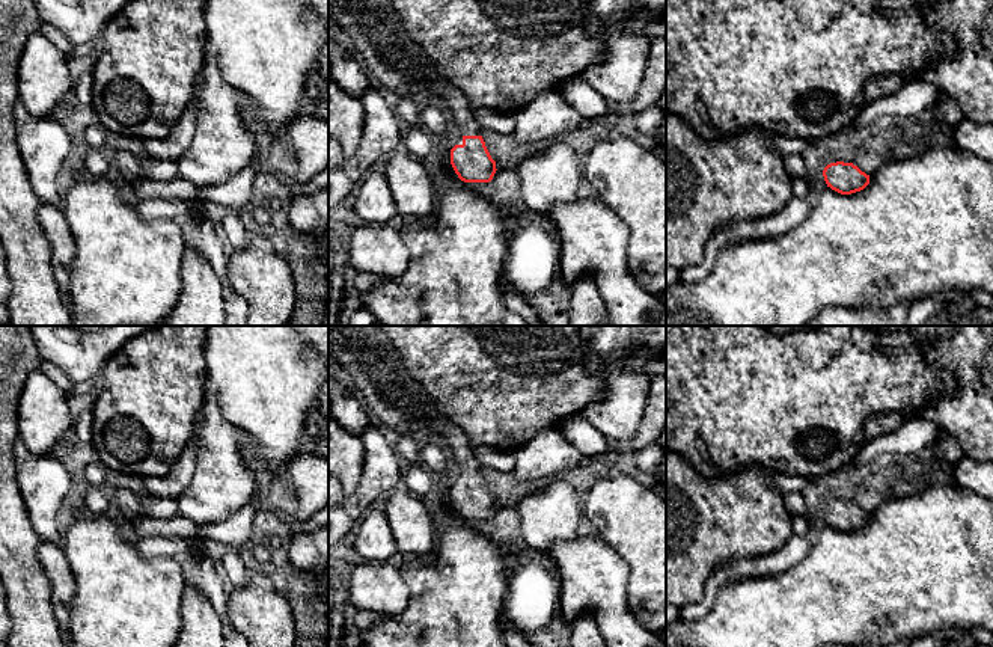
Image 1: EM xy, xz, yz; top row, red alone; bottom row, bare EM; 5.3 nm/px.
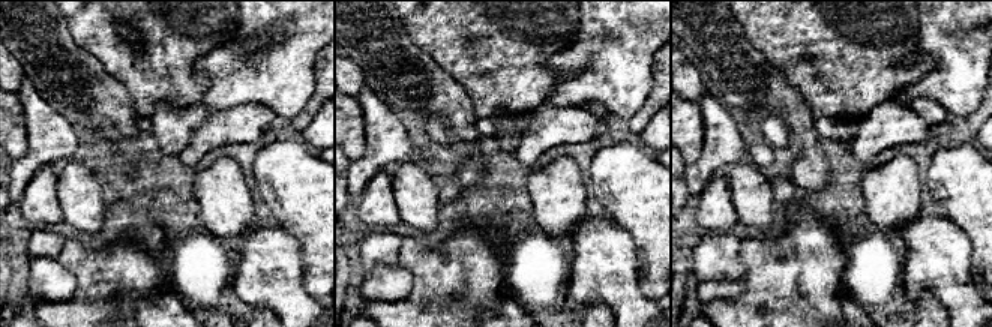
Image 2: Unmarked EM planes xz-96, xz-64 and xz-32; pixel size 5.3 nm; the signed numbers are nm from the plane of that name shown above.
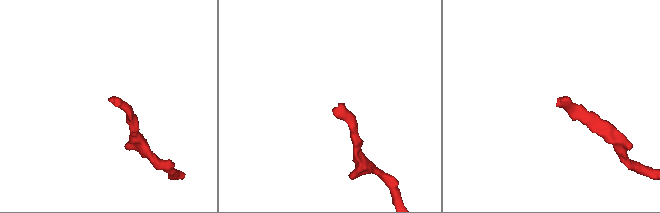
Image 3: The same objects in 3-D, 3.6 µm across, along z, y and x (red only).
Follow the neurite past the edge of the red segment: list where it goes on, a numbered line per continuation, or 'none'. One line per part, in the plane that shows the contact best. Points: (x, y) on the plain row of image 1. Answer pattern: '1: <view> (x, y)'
1: xz (394, 400)

